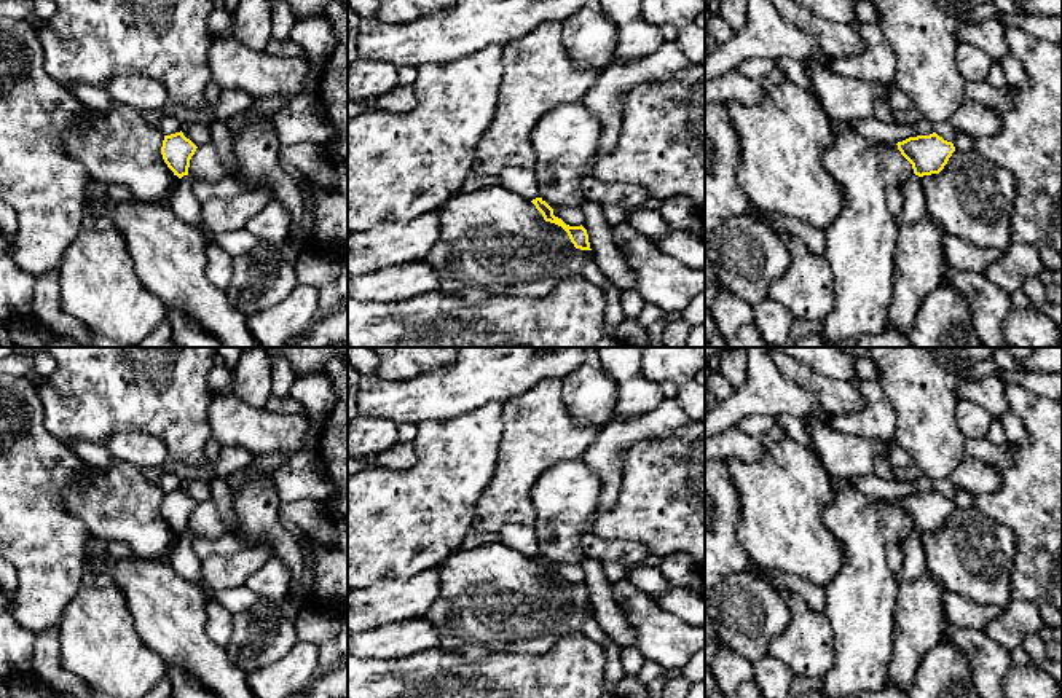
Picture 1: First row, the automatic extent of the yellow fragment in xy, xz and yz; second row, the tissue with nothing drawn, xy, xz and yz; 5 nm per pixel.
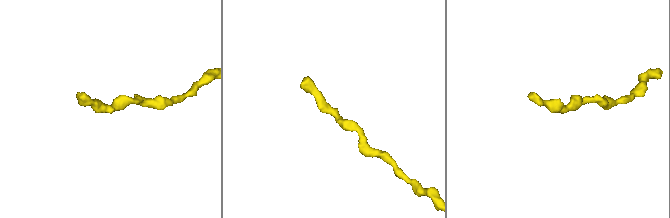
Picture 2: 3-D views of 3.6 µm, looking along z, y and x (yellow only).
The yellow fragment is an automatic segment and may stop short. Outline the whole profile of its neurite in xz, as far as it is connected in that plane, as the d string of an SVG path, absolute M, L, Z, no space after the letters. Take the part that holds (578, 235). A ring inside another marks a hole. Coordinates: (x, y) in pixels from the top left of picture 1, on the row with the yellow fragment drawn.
M536 198L531 202L542 214L545 222L555 223L568 233L568 236L576 249L592 250L587 229L582 225L580 226L566 225L561 218L553 215L553 209L542 198Z

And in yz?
M936 132L909 137L896 145L918 177L939 174L955 151L954 143L944 140Z

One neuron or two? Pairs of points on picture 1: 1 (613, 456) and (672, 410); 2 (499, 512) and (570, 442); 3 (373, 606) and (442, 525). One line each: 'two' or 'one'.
1: one
2: one
3: two

